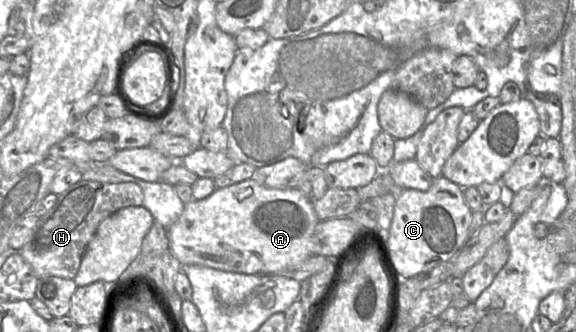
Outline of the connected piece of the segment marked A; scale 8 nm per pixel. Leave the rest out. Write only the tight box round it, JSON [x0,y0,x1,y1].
[167,179,318,275]

